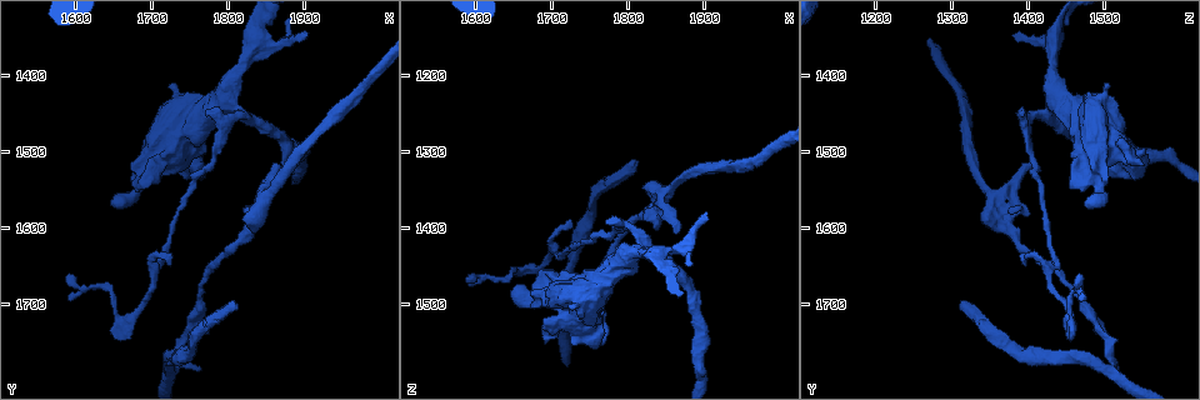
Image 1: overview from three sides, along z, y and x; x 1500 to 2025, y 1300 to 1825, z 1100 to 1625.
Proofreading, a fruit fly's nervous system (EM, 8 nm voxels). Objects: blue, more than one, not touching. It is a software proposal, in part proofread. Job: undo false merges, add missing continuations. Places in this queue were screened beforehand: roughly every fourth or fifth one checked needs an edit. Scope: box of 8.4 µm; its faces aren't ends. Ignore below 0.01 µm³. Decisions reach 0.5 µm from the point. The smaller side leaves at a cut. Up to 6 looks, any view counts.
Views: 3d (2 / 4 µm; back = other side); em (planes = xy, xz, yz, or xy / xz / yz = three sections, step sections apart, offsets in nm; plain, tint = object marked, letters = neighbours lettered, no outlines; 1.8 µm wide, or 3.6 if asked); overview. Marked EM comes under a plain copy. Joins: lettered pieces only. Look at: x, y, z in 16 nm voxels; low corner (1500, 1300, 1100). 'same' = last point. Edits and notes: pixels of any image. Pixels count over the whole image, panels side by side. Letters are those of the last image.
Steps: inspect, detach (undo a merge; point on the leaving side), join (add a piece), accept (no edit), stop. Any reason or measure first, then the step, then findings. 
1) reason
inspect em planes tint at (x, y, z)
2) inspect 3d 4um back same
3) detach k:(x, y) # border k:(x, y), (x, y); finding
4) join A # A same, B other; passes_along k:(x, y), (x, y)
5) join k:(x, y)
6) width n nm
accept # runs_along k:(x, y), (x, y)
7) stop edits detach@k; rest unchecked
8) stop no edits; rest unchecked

tapers out
inspect em yz step 4 tint at (1720, 1650, 1390)

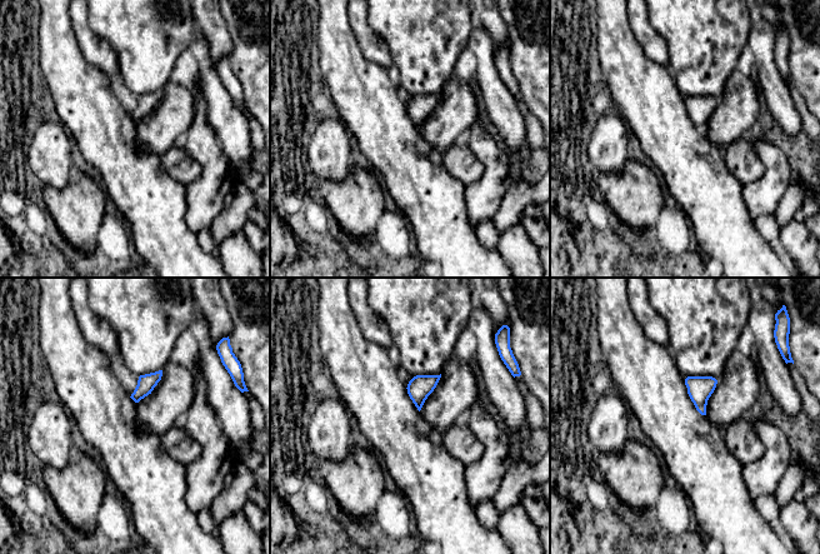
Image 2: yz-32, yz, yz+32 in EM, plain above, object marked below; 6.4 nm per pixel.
see the neighbours
inspect em yz step 4 letters same

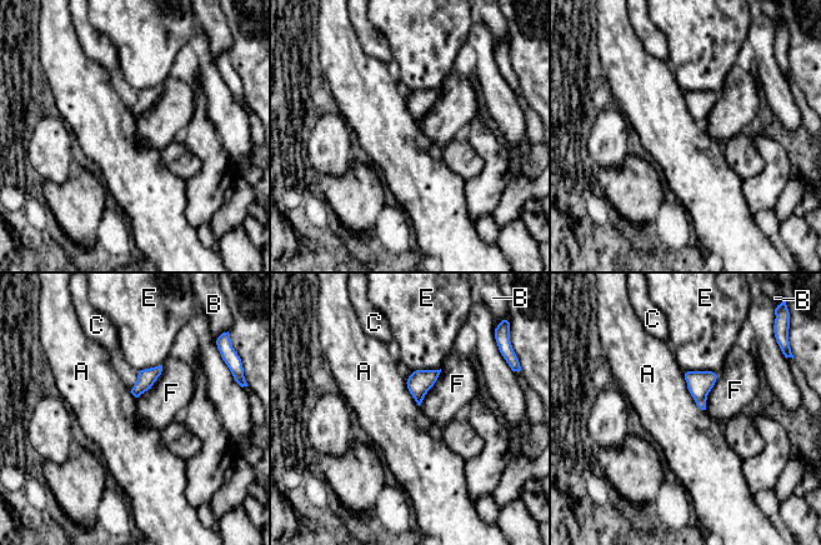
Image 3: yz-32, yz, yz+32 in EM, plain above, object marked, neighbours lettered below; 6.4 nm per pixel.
accept # A other, B other, C other, E other, F other; border 3:(684, 374), (690, 395), (704, 410); no lettered piece goes on from it

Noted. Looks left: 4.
an open end
inspect em 3.6um yz step 4 letters at (1595, 1660, 1470)

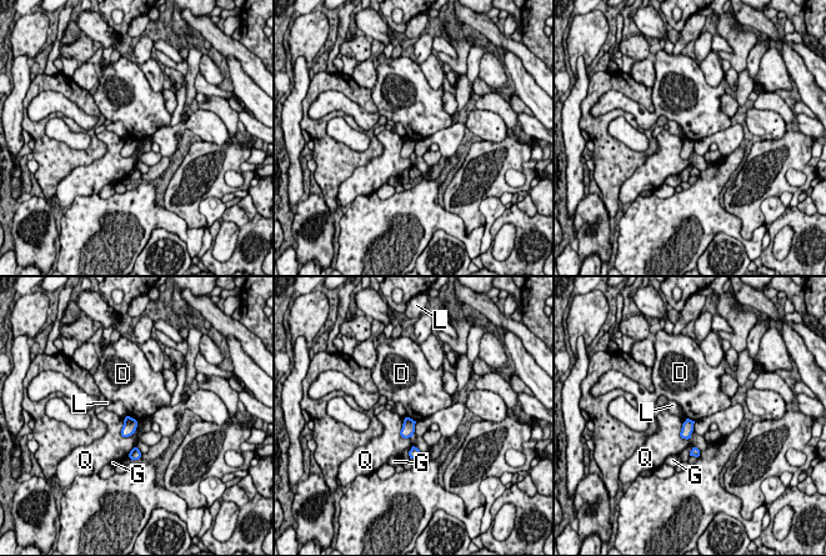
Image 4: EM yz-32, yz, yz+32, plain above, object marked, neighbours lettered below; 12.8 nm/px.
inspect em 3.6um planes letters same

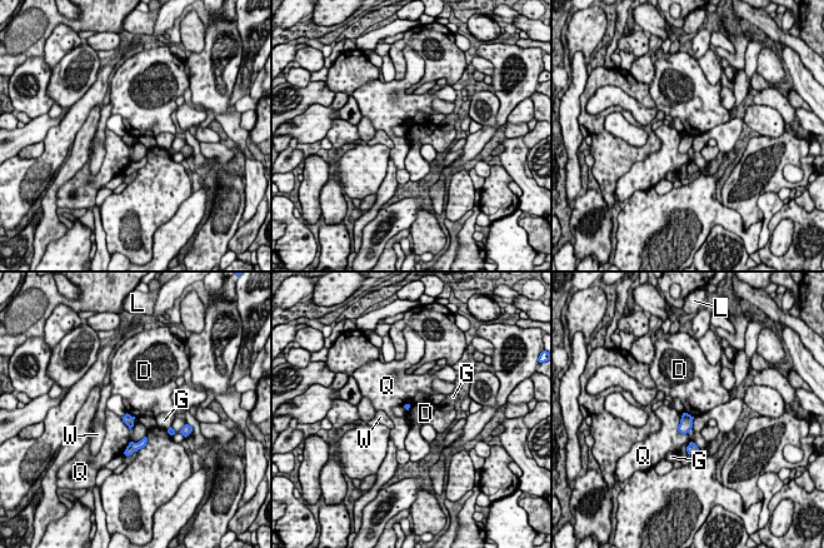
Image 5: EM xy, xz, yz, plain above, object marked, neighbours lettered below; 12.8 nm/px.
accept # D other, G other, L other, Q other, W other; border 5:(684, 412), (693, 417); no lettered piece goes on from it

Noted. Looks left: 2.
inspect 3d 4um at (1810, 1705, 1315)

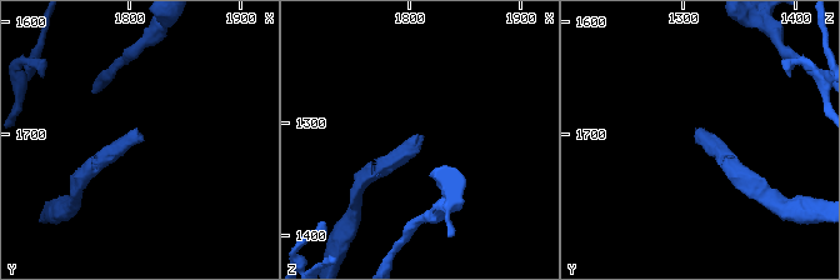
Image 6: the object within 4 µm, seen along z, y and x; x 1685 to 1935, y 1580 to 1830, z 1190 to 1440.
now the EM
inspect em xz step 8 letters at (1814, 1706, 1312)

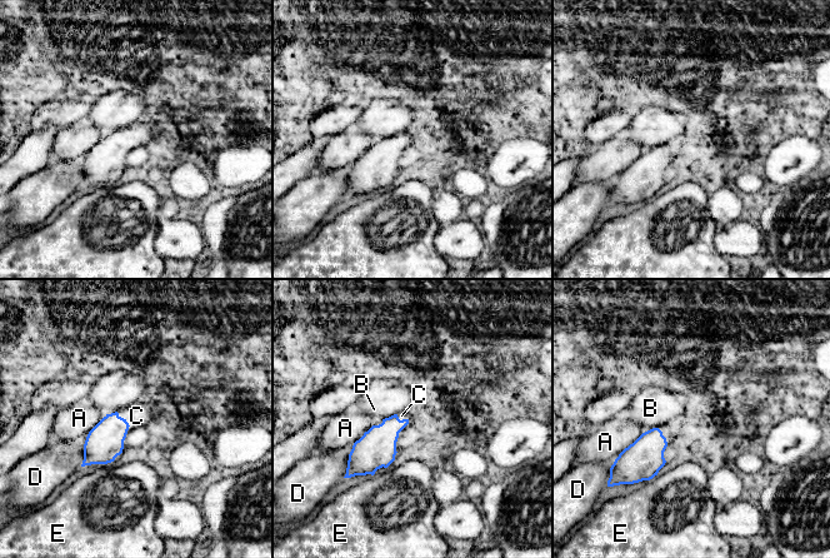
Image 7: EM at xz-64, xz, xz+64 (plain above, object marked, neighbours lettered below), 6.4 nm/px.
join C # A other, B other, C same, D other, E other; passes_along 7:(105, 441), (128, 424), (136, 415); it goes on there

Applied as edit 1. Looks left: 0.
stop edits join@7; rest unchecked

